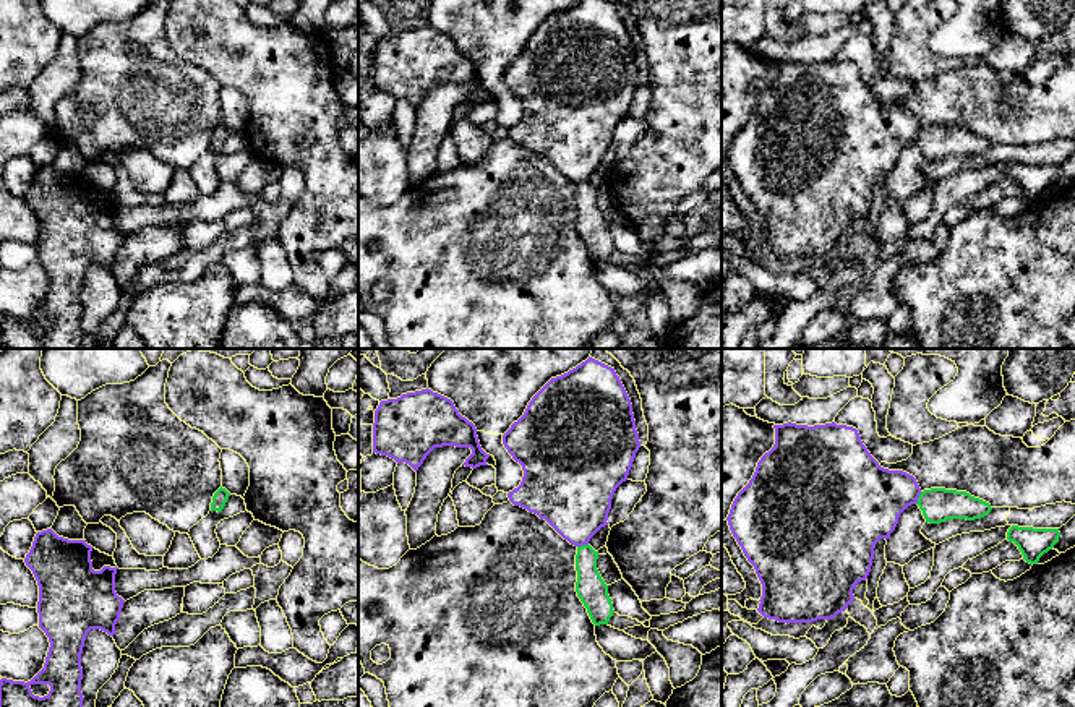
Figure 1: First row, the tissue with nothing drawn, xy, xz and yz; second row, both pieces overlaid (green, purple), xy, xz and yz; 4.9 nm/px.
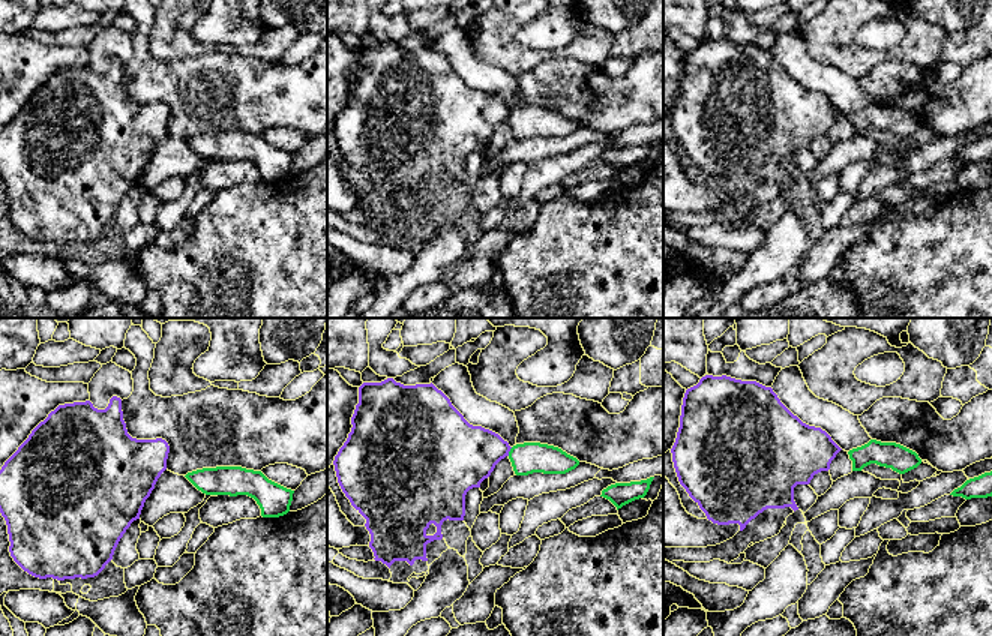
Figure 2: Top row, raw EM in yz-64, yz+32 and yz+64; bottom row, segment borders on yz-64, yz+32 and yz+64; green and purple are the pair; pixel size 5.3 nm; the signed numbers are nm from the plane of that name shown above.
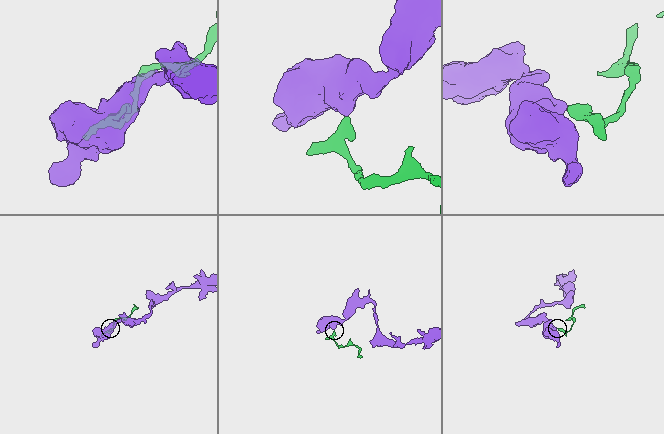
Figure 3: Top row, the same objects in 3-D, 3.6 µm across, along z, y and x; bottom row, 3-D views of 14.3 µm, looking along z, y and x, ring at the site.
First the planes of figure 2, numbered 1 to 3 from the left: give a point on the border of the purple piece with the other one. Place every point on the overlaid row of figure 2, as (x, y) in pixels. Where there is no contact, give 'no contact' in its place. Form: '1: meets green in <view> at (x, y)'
1: no contact
2: meets green in yz+32 at (509, 452)
3: no contact

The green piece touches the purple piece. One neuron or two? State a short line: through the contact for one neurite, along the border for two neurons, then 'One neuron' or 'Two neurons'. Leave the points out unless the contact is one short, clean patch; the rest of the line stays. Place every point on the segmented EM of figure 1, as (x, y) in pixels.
Line: yz (921, 492), (915, 503). Two neurons

